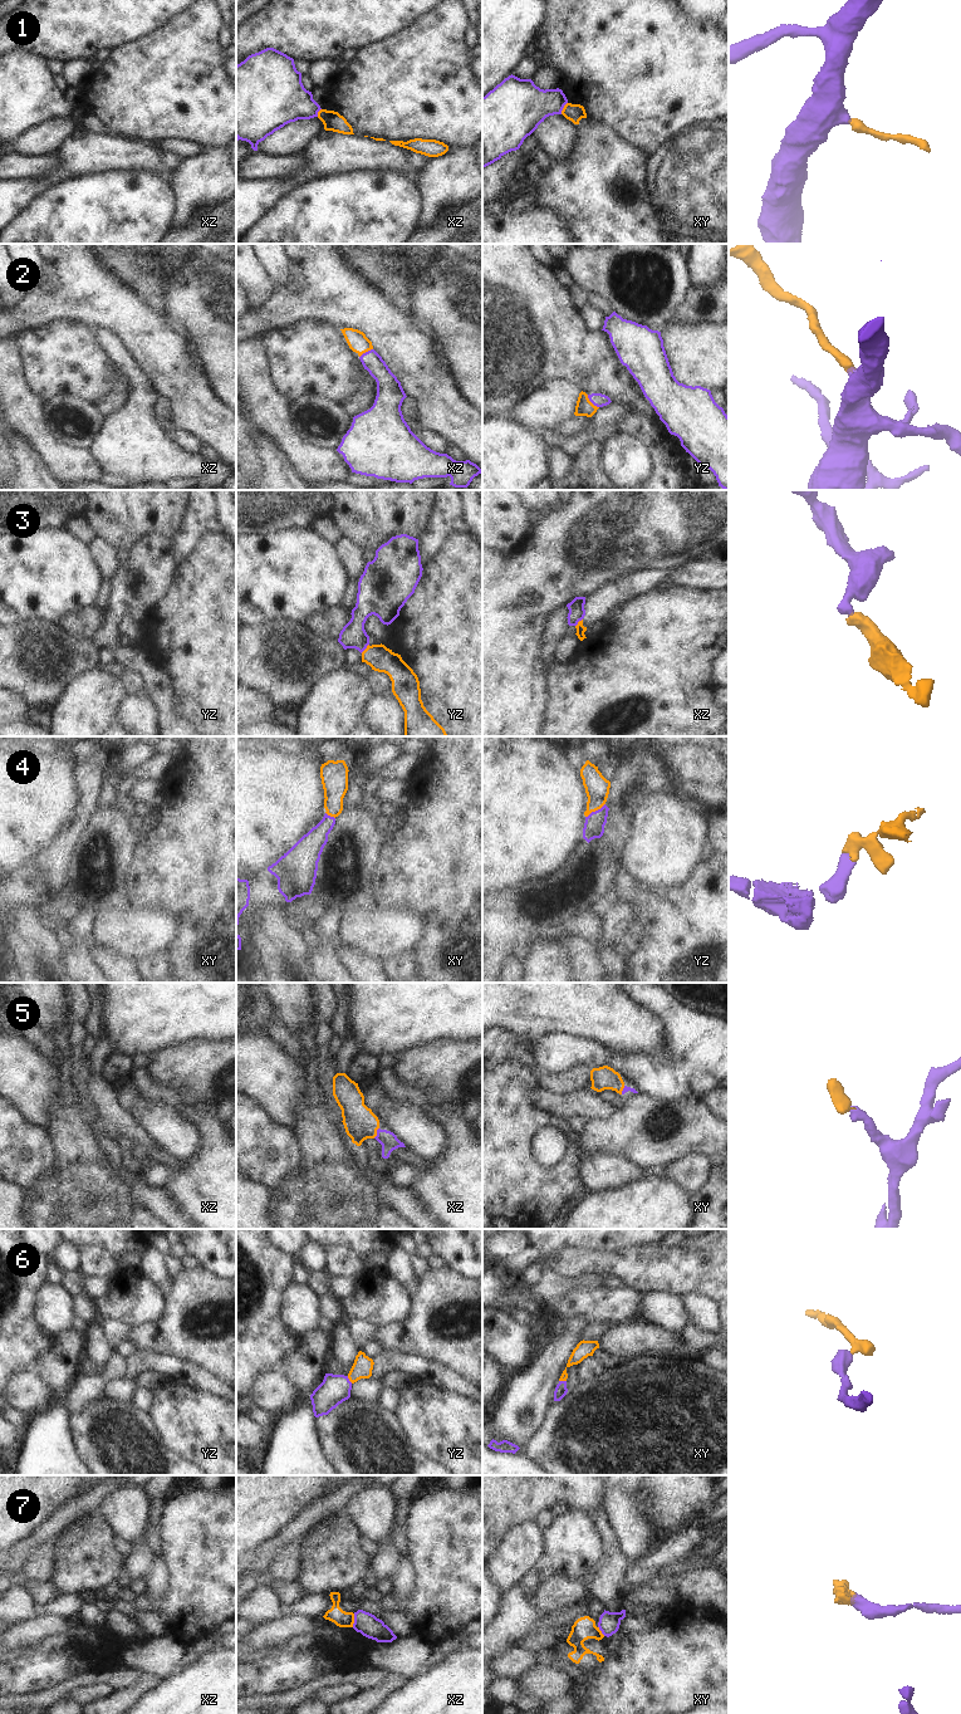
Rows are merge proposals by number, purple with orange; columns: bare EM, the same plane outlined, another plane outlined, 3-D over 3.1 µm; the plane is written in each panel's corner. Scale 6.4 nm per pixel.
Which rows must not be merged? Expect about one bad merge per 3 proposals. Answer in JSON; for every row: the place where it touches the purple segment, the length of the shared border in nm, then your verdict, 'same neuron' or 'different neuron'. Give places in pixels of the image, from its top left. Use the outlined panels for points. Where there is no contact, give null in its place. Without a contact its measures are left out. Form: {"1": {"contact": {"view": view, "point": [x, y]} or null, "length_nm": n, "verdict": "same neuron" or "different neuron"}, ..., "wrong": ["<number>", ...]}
{"1": {"contact": {"view": "xy", "point": [563, 107]}, "length_nm": 90, "verdict": "different neuron"}, "2": {"contact": {"view": "yz", "point": [592, 402]}, "length_nm": 120, "verdict": "same neuron"}, "3": {"contact": {"view": "yz", "point": [364, 649]}, "length_nm": 80, "verdict": "same neuron"}, "4": {"contact": {"view": "yz", "point": [596, 811]}, "length_nm": 160, "verdict": "same neuron"}, "5": {"contact": {"view": "xz", "point": [377, 1132]}, "length_nm": 80, "verdict": "same neuron"}, "6": {"contact": {"view": "yz", "point": [348, 1380]}, "length_nm": 60, "verdict": "same neuron"}, "7": {"contact": {"view": "xz", "point": [354, 1620]}, "length_nm": 90, "verdict": "different neuron"}, "wrong": ["1", "7"]}

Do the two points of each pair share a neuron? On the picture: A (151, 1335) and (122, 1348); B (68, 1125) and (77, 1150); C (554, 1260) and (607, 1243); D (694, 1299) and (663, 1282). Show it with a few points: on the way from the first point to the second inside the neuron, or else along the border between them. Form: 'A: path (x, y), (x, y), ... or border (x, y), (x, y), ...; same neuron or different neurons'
A: border (130, 1340), (138, 1348); different neurons
B: path (68, 1131), (74, 1144); same neuron
C: border (559, 1249), (589, 1248), (618, 1253); different neurons
D: border (682, 1296), (701, 1293), (714, 1299); different neurons

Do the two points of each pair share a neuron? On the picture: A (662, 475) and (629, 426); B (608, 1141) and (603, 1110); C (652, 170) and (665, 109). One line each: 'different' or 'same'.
A: same
B: different
C: different

